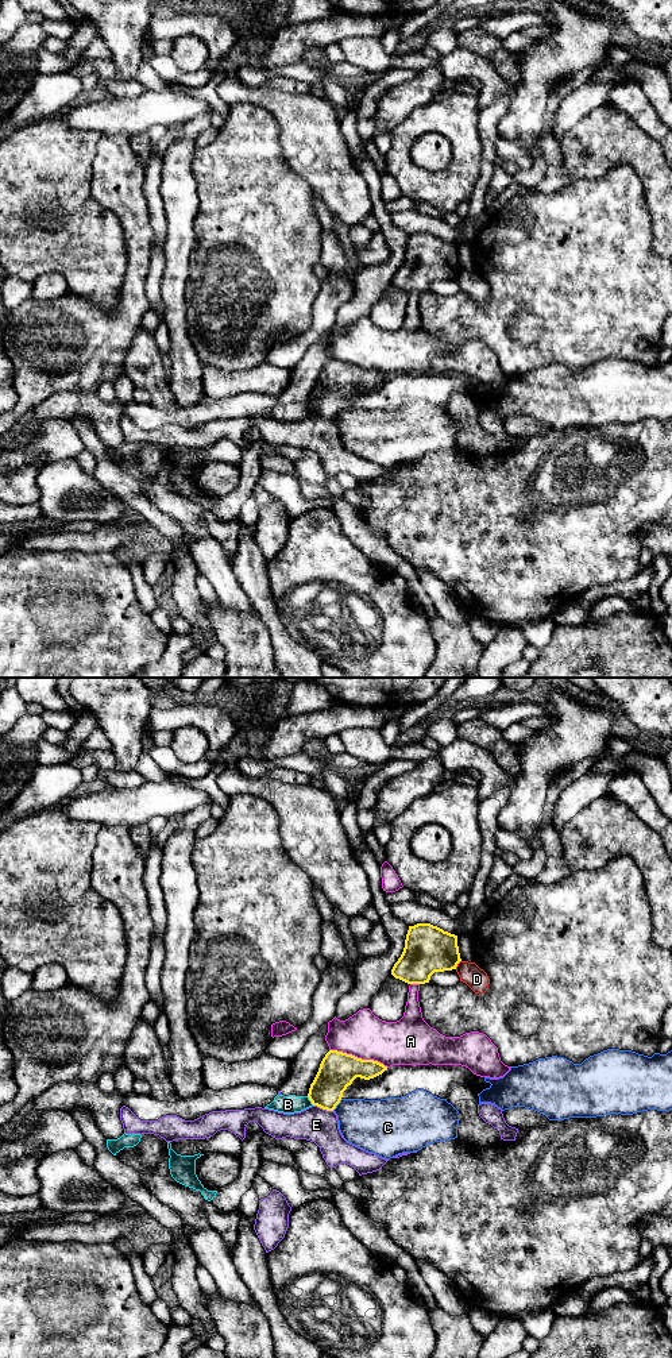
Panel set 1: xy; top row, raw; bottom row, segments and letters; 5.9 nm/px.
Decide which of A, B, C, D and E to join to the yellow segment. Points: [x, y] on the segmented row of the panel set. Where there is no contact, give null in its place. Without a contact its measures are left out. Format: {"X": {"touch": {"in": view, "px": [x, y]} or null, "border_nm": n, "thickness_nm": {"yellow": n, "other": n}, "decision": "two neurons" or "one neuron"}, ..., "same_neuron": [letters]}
{"A": {"touch": {"in": "xy", "px": [359, 1058]}, "border_nm": 360, "thickness_nm": {"yellow": 220, "other": 280}, "decision": "two neurons"}, "B": {"touch": {"in": "xy", "px": [309, 1099]}, "border_nm": 70, "thickness_nm": {"yellow": 220, "other": 110}, "decision": "two neurons"}, "C": {"touch": {"in": "xy", "px": [338, 1103]}, "border_nm": 90, "thickness_nm": {"yellow": 220, "other": 300}, "decision": "two neurons"}, "D": {"touch": {"in": "xy", "px": [458, 963]}, "border_nm": 70, "thickness_nm": {"yellow": 280, "other": 140}, "decision": "two neurons"}, "E": {"touch": {"in": "xy", "px": [323, 1108]}, "border_nm": 130, "thickness_nm": {"yellow": 220, "other": 200}, "decision": "two neurons"}, "same_neuron": []}

